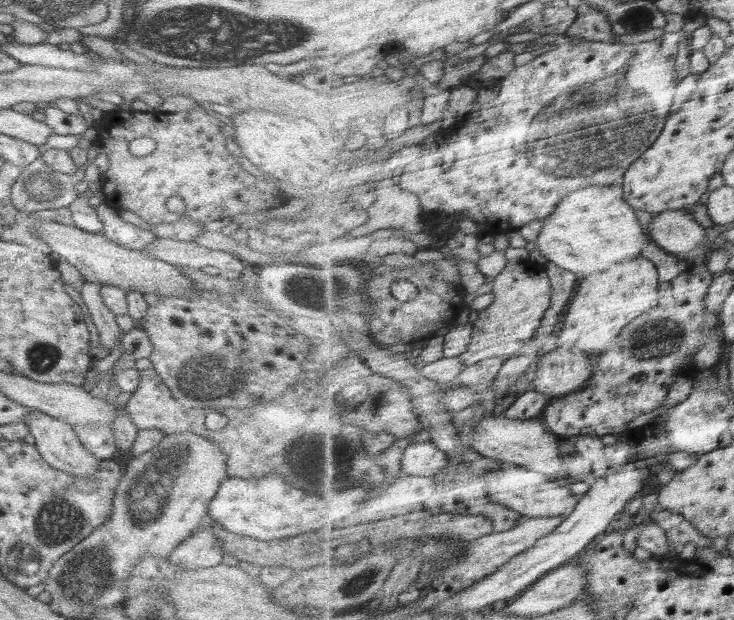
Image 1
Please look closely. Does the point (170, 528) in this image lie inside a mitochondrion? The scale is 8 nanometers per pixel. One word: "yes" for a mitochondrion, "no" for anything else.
no

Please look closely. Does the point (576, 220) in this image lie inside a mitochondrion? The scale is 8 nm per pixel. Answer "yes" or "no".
no

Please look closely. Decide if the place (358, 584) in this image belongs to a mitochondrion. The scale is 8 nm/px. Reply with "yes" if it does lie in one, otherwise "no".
yes

